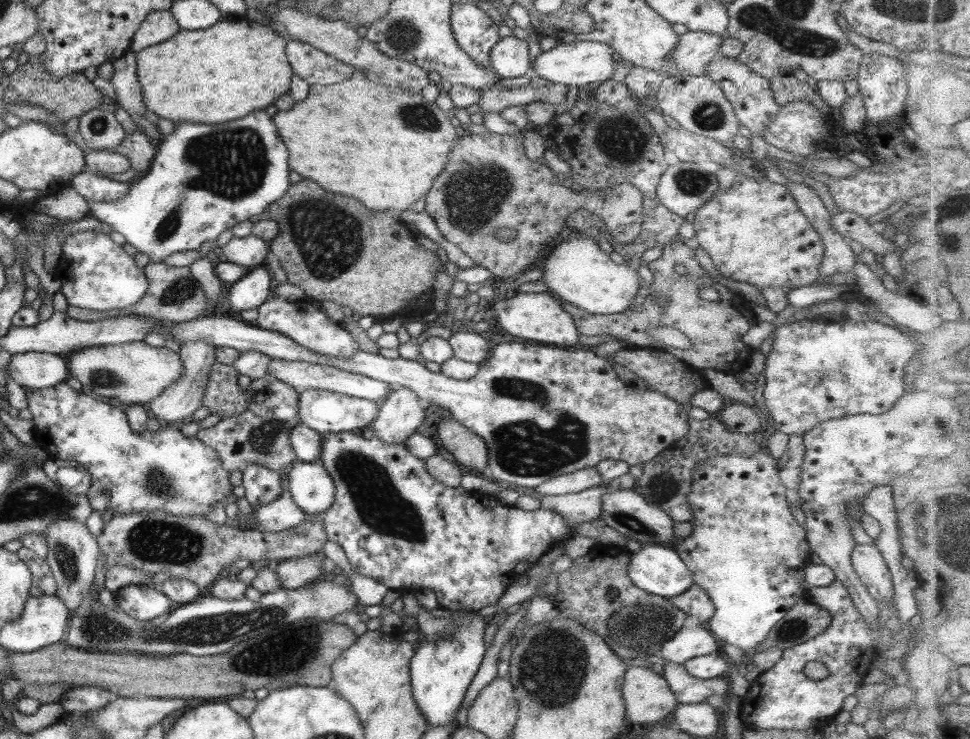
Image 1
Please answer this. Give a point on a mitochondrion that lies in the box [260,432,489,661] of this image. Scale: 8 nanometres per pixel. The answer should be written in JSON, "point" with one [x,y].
{"point":[382,509]}

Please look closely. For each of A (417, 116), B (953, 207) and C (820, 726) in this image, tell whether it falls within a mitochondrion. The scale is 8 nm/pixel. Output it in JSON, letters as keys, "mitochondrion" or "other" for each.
{"A":"mitochondrion","B":"mitochondrion","C":"other"}

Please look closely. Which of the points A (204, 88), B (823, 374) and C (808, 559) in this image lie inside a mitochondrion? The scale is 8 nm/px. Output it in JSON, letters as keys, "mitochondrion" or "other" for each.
{"A":"other","B":"mitochondrion","C":"other"}

